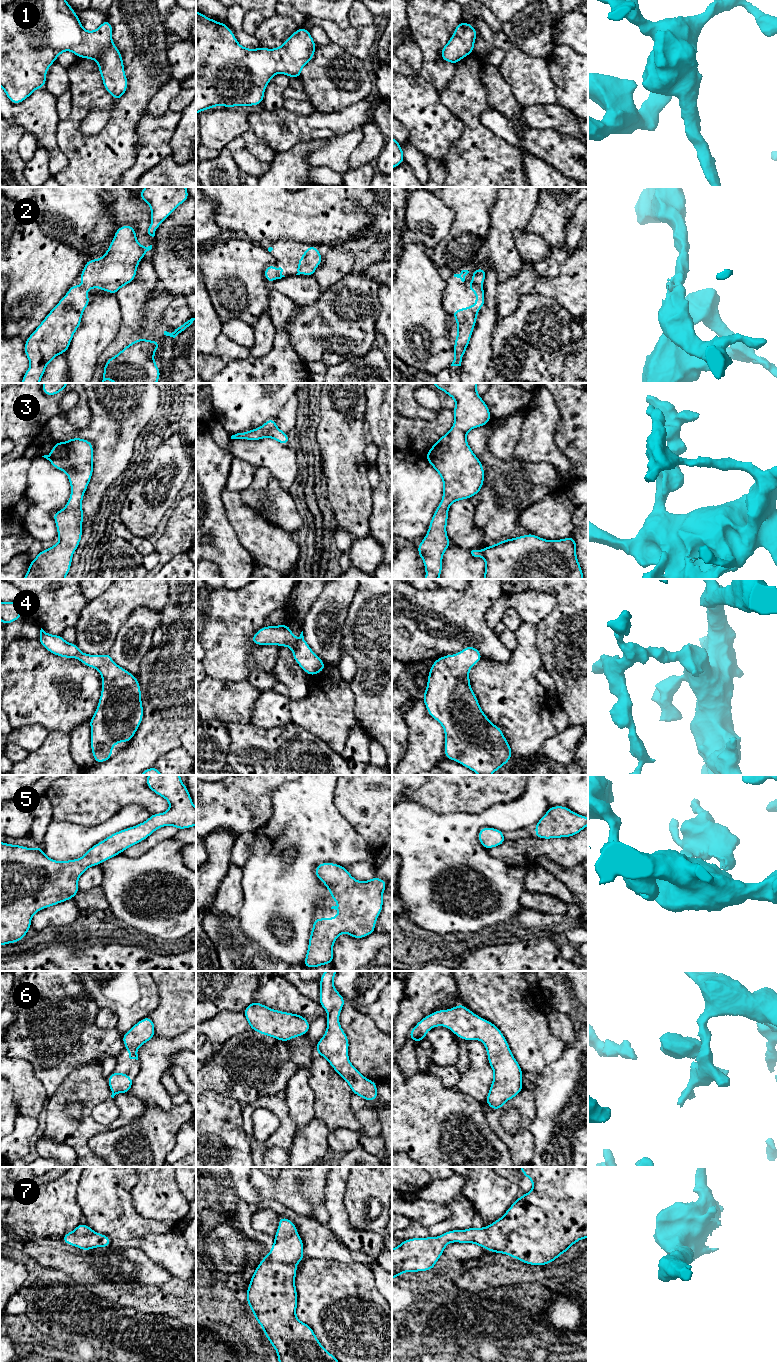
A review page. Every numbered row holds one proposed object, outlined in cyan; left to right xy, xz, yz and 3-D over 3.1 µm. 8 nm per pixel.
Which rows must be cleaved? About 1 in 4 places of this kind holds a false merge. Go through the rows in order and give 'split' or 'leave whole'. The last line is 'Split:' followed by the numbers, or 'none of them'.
1: leave whole
2: leave whole
3: leave whole
4: leave whole
5: leave whole
6: leave whole
7: leave whole
Split: none of them

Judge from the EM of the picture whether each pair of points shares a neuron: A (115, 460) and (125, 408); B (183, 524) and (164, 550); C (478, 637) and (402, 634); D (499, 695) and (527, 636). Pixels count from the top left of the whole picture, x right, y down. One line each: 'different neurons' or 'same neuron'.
A: same neuron
B: same neuron
C: same neuron
D: same neuron

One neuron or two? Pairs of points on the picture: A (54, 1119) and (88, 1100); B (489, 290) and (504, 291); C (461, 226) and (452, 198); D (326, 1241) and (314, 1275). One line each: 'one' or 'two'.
A: one
B: two
C: one
D: two

